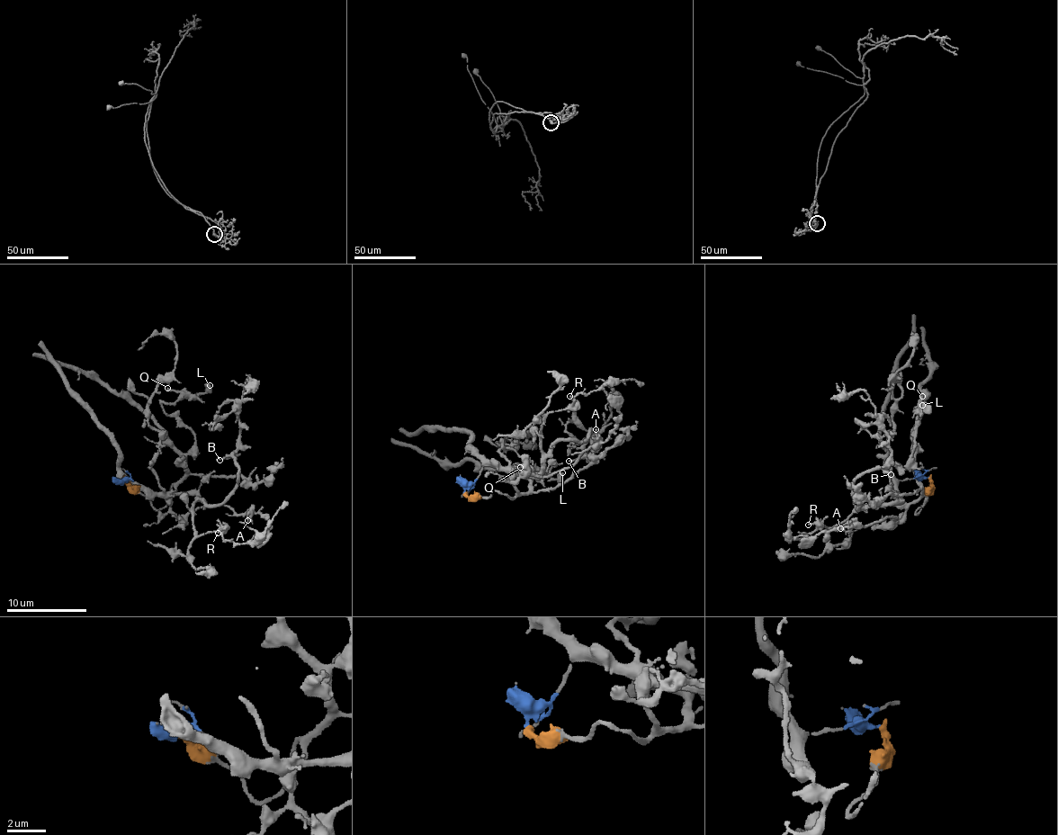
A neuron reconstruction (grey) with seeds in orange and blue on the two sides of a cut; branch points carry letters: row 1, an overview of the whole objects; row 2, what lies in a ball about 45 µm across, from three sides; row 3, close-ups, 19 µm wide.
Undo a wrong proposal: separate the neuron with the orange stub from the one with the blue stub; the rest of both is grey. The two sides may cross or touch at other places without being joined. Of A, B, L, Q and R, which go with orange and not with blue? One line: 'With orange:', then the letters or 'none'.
With orange: A, L, Q

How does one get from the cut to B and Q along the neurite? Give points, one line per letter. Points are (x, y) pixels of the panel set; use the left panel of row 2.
B: (122, 480), (131, 479), (138, 488), (193, 493), (219, 506), (235, 486), (238, 471), (231, 455), (220, 461)
Q: (122, 480), (161, 510), (185, 472), (194, 438), (163, 409), (179, 395), (167, 387)

